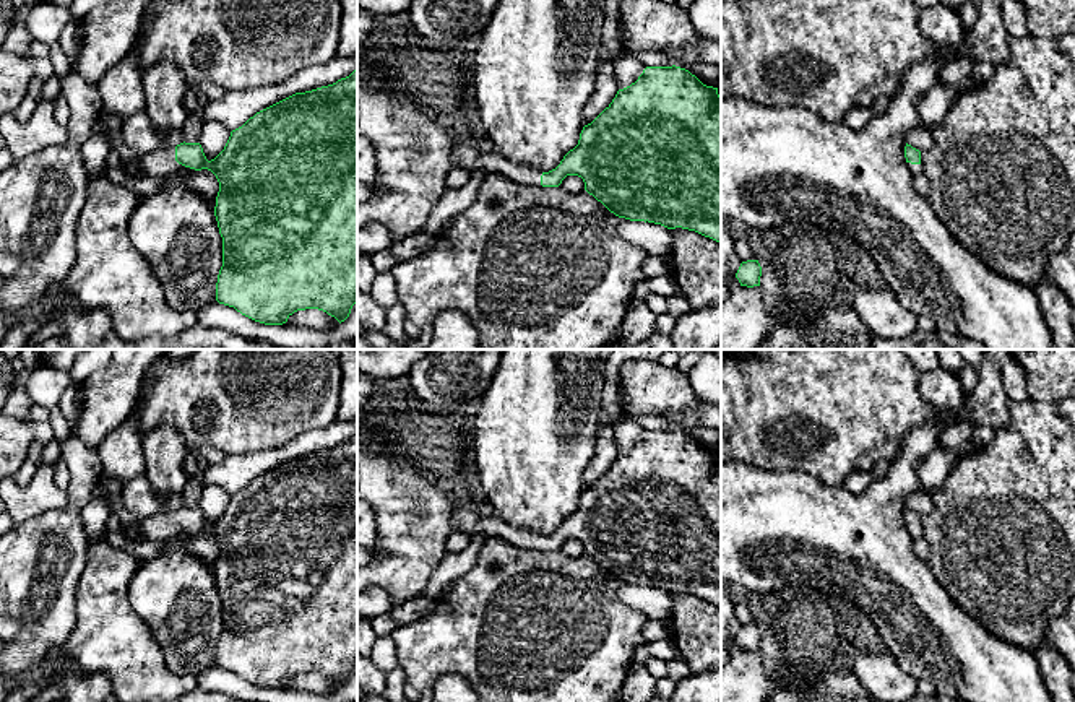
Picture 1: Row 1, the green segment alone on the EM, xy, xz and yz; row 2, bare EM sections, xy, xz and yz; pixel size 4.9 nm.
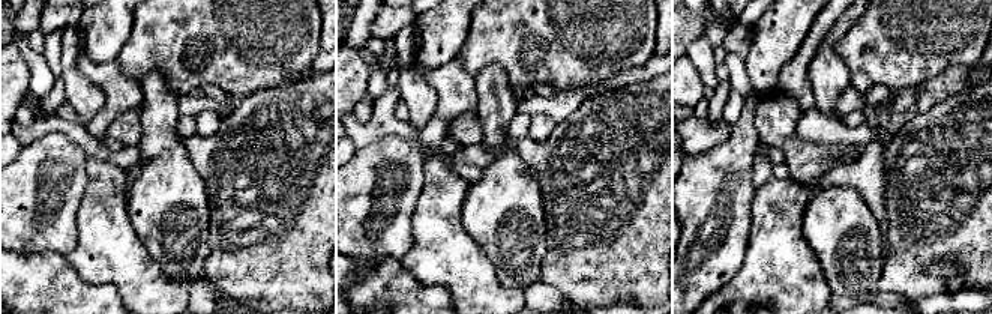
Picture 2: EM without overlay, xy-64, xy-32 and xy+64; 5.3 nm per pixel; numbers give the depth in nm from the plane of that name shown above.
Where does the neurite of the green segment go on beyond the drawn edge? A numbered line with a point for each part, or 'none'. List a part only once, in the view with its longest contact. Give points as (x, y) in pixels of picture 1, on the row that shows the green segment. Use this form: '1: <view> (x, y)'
1: xy (161, 163)

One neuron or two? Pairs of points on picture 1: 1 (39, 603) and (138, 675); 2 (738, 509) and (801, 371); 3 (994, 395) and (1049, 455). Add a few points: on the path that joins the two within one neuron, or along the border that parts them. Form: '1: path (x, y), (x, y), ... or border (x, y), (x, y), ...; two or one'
1: border (77, 590), (77, 624), (59, 649); two
2: border (738, 462), (765, 470), (794, 470); two
3: border (1010, 400), (1010, 420), (997, 431); two

